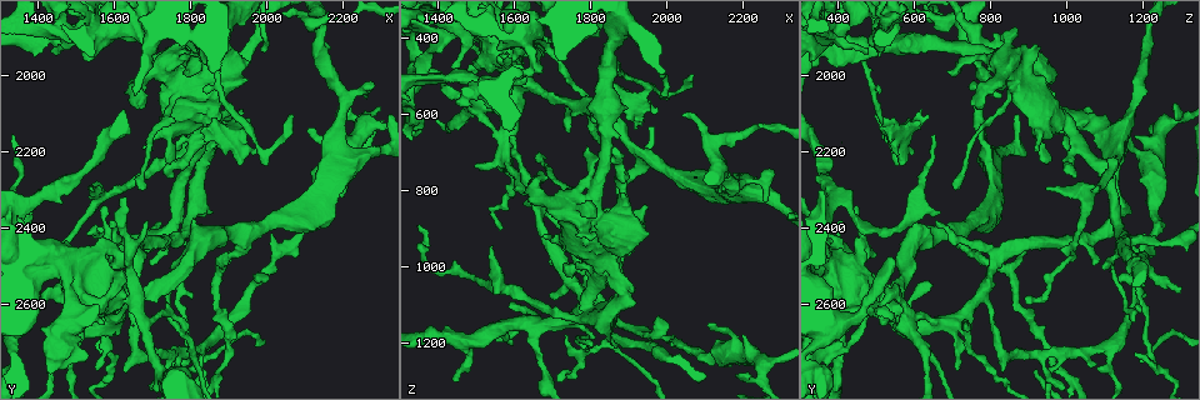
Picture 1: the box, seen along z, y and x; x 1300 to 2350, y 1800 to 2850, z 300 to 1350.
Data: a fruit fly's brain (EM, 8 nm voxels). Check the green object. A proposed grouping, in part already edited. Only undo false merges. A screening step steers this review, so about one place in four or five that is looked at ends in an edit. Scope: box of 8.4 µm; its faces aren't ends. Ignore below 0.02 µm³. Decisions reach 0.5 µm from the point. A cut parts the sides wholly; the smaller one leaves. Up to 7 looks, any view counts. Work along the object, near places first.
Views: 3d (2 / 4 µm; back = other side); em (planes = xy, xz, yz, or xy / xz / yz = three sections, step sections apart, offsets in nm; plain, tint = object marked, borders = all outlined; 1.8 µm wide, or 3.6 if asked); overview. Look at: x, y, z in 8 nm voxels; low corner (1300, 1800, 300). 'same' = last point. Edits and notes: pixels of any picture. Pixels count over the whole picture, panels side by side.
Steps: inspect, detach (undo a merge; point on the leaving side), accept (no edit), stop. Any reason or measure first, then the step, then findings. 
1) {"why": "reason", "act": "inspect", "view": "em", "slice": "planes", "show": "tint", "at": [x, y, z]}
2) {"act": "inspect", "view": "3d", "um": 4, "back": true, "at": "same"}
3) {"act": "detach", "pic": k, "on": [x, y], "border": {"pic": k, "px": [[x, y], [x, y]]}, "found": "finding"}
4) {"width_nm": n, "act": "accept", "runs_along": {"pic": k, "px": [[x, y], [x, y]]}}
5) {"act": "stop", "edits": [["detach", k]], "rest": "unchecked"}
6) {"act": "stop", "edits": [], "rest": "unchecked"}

{"act": "inspect", "view": "em", "slice": "planes", "show": "tint", "at": [1380, 2340, 385]}

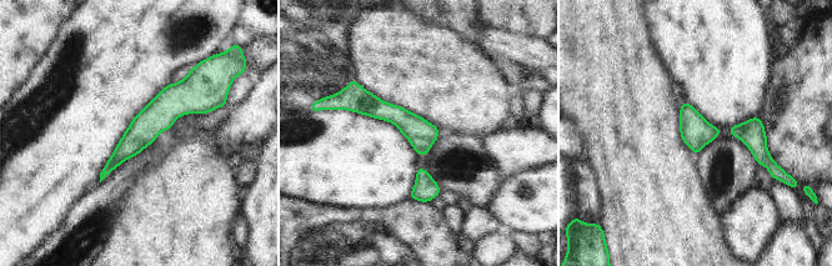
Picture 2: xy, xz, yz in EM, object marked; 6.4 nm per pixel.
{"act": "accept", "runs_along": {"pic": 2, "px": [[209, 108], [170, 105], [104, 172]]}, "found": "all the same cell"}

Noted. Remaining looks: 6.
{"why": "touches itself", "act": "inspect", "view": "em", "um": 3.6, "slice": "planes", "show": "borders", "at": [1600, 2510, 435]}

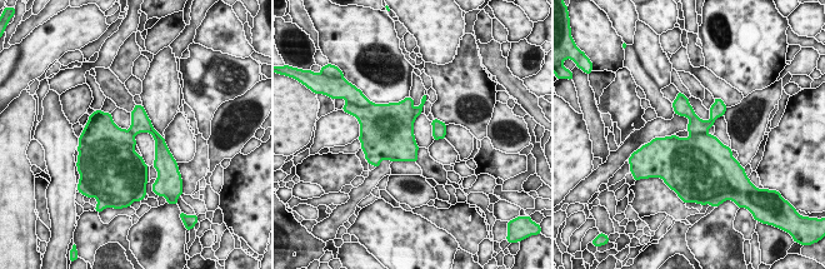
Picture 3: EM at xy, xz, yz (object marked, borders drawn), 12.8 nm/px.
{"act": "detach", "pic": 3, "on": [695, 124], "border": {"pic": 3, "px": [[706, 131], [690, 134]]}, "found": "a second cell is stuck on"}

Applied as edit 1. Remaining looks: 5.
{"act": "inspect", "view": "overview"}

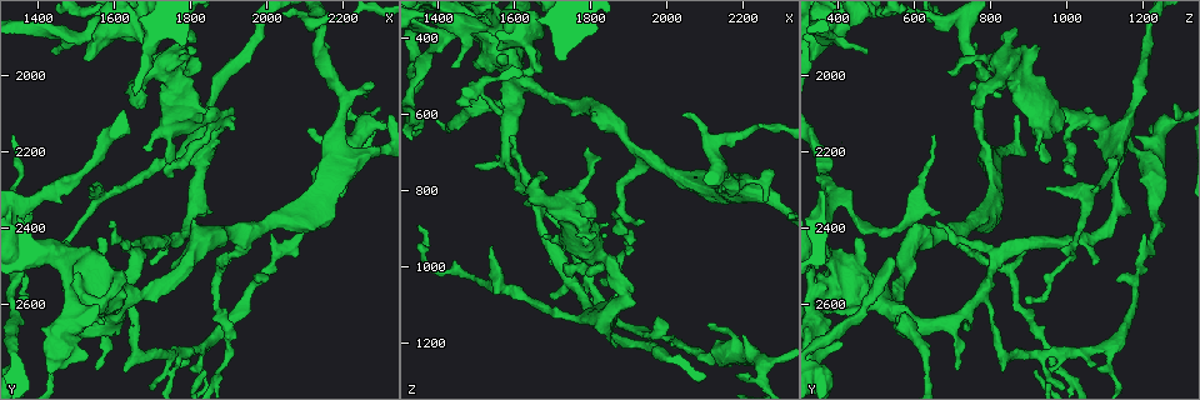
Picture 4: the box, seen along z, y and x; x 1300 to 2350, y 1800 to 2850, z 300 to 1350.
{"why": "sharp bend", "act": "inspect", "view": "em", "slice": "xy", "step": 4, "show": "tint", "at": [1755, 2735, 935]}

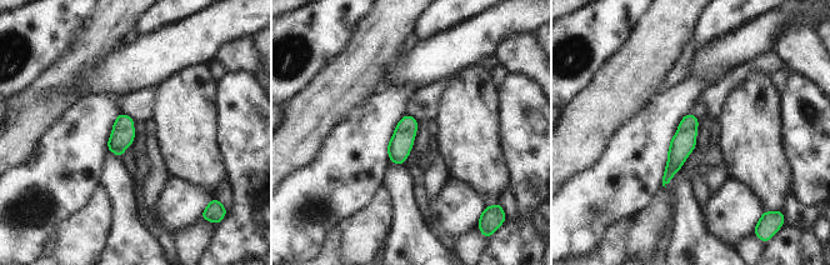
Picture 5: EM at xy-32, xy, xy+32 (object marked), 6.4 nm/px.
{"why": "cut it another way", "act": "inspect", "view": "em", "slice": "planes", "show": "tint", "at": "same"}

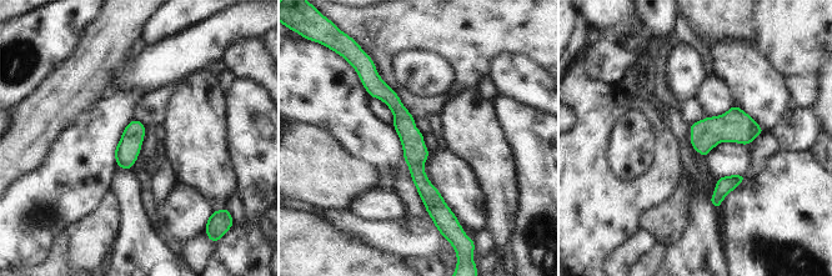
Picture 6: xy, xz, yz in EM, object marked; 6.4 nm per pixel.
{"act": "accept", "runs_along": {"pic": 6, "px": [[375, 79], [402, 116], [432, 212]]}, "found": "one cell here"}

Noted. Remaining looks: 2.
{"act": "stop", "edits": [["detach", 3]], "rest": "unchecked"}

